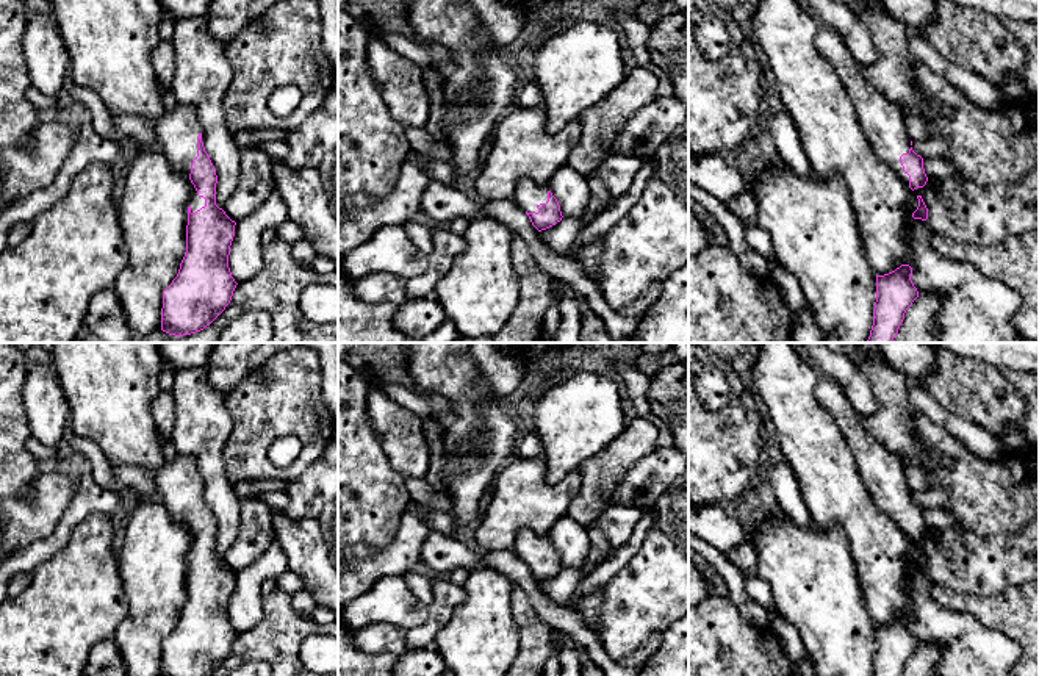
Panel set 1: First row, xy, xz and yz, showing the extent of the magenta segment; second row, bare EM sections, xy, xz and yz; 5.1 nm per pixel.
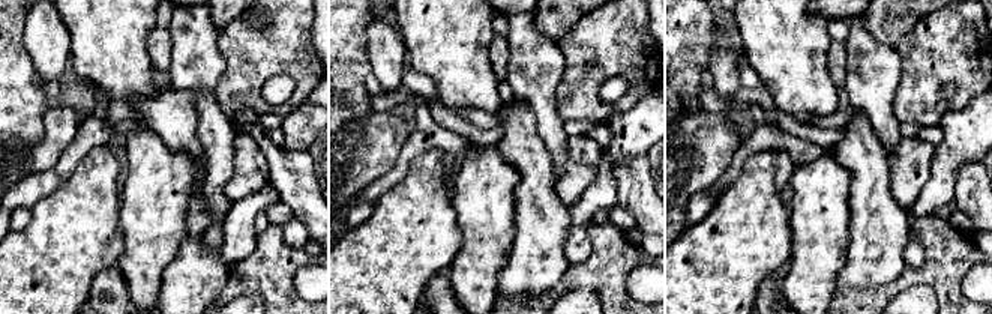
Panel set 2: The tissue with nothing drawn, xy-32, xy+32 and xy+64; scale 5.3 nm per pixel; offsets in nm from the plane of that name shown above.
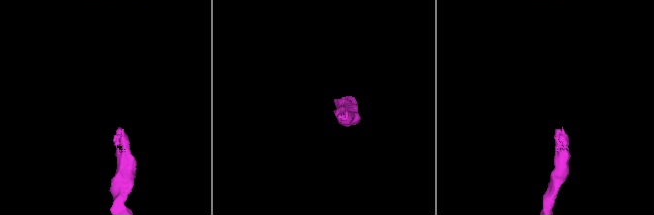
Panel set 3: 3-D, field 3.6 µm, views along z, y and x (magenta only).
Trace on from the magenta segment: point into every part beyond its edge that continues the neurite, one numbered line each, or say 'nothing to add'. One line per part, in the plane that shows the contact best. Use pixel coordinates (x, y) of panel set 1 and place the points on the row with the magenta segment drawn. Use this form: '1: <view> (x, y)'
1: xy (177, 129)

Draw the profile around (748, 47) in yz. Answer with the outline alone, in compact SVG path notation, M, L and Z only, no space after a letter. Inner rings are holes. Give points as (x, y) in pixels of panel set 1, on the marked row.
M743 38L740 44L743 56L753 63L754 66L760 64L760 53L759 49L756 47L754 41L751 38Z

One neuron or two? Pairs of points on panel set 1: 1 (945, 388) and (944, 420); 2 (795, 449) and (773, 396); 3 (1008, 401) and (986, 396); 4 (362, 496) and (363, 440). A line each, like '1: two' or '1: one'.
1: two
2: one
3: one
4: one

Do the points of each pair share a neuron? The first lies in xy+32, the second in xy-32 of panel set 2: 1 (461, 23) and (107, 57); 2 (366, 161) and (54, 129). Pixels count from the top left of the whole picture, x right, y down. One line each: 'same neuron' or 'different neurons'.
1: same neuron
2: same neuron

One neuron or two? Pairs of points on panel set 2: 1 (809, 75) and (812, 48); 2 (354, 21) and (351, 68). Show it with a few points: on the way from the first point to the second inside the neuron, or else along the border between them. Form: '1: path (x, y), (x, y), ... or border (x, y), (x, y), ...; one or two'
1: path (809, 69), (809, 54); one
2: path (351, 33), (351, 56); one

